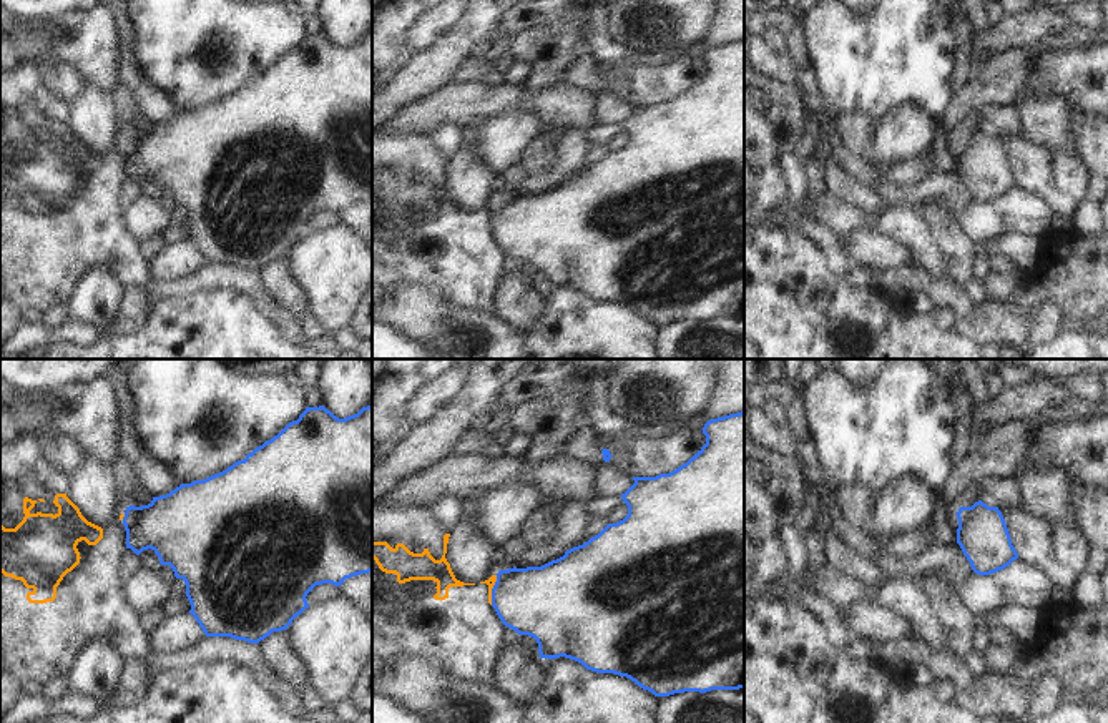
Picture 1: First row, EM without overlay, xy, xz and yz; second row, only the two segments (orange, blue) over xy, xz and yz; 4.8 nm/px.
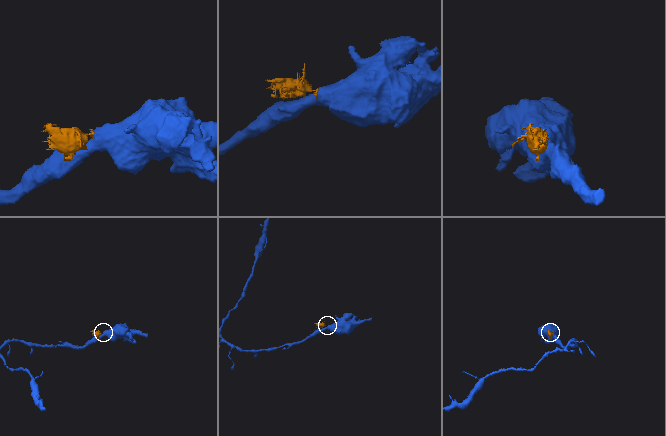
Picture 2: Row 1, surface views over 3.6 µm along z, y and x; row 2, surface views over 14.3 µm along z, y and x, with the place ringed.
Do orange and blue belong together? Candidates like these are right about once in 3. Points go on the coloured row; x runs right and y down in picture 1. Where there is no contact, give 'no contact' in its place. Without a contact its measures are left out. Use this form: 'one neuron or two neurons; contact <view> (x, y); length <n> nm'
two neurons; contact xz (490, 590); length 150 nm

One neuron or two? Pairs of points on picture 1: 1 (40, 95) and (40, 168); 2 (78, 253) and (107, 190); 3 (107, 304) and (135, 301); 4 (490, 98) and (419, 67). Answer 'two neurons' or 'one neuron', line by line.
1: two neurons
2: one neuron
3: two neurons
4: two neurons

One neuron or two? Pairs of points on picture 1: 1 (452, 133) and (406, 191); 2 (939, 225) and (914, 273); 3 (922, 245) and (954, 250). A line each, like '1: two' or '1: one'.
1: two
2: two
3: two

